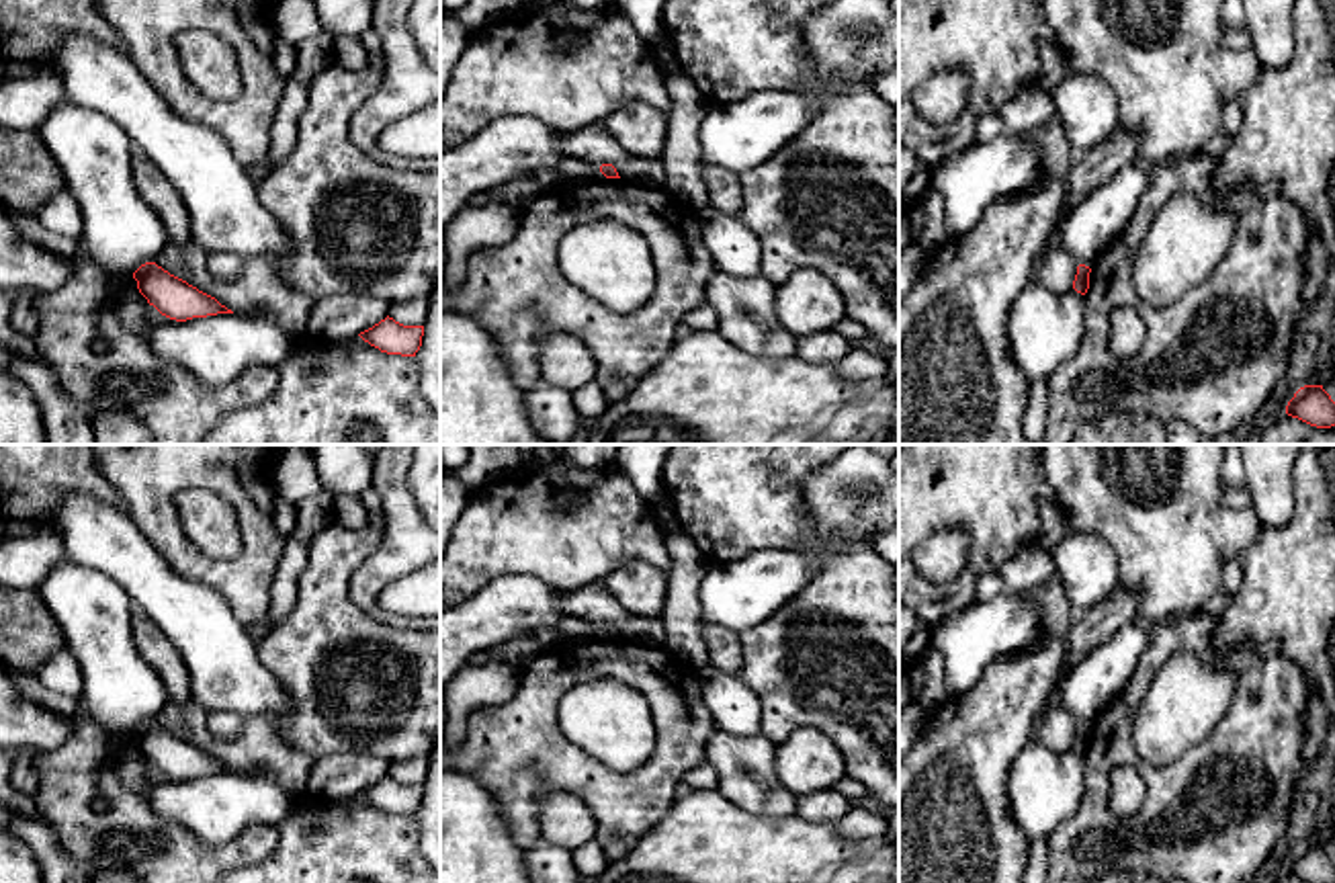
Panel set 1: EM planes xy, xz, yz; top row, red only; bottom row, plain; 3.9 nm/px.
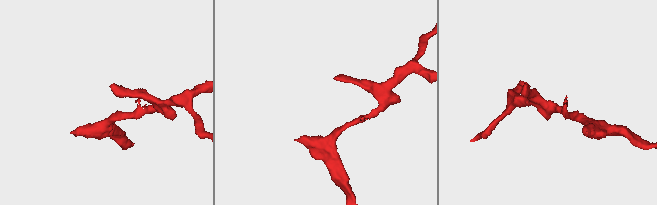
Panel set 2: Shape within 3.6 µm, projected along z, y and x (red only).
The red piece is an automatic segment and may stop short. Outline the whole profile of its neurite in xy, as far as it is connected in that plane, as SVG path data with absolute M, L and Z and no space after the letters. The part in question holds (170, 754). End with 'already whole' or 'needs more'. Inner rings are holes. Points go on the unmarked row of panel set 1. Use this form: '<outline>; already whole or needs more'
M156 721L141 723L133 731L133 738L137 740L137 748L147 758L147 762L170 779L186 781L192 776L233 772L215 756L170 733Z; already whole

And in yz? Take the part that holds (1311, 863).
M1304 844L1288 860L1286 873L1306 883L1335 883L1335 860L1323 844Z; already whole

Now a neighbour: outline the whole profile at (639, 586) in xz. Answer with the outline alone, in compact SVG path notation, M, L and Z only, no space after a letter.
M627 561L602 584L629 613L655 617L665 606L668 574L645 561Z

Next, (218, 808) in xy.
M131 735L109 738L104 766L145 797L160 819L180 824L205 844L229 844L250 824L276 826L301 797L268 776L240 772L168 779L156 785L147 779L143 754Z

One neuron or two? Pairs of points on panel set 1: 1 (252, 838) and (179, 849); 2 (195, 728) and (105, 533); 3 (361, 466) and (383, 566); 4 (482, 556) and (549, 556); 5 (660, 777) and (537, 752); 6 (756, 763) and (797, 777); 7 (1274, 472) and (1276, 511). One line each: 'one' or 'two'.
1: one
2: two
3: two
4: one
5: one
6: two
7: one

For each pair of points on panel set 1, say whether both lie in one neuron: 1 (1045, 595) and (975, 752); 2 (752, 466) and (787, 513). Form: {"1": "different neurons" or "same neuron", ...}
{"1": "same neuron", "2": "same neuron"}

